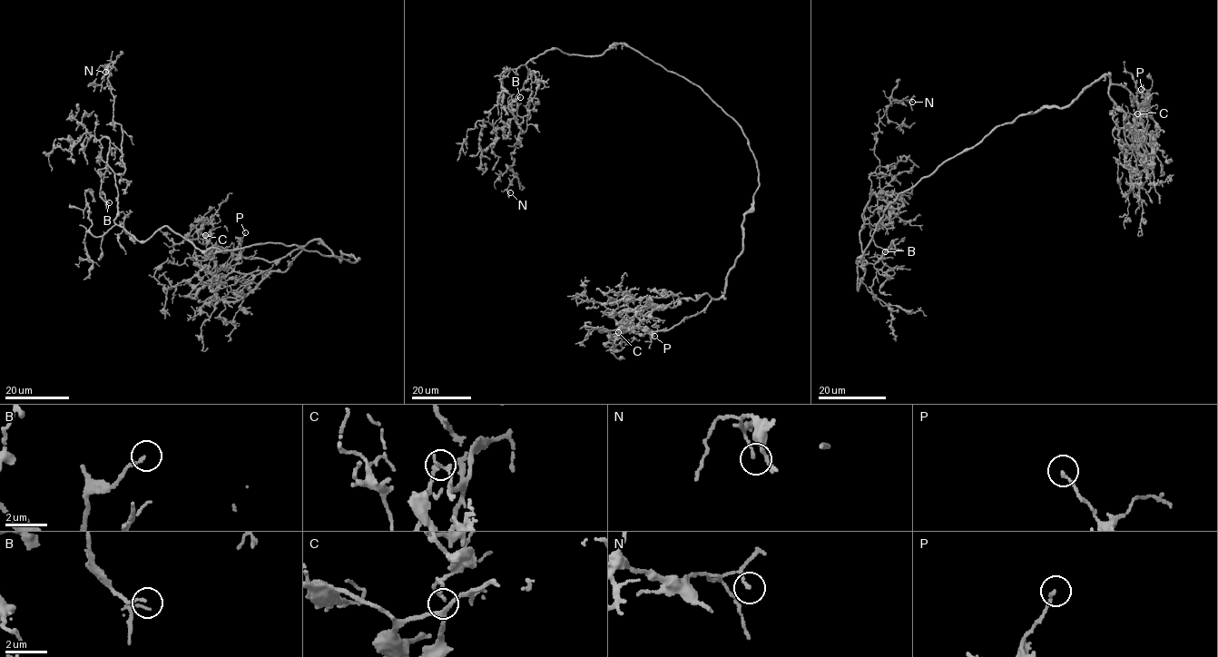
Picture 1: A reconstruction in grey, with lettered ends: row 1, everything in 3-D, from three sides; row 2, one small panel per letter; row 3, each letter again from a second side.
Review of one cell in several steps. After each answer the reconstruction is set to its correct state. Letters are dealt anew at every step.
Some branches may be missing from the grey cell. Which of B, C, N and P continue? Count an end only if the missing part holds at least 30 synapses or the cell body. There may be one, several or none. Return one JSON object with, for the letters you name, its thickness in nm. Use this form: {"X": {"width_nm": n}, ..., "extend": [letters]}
{"extend": []}

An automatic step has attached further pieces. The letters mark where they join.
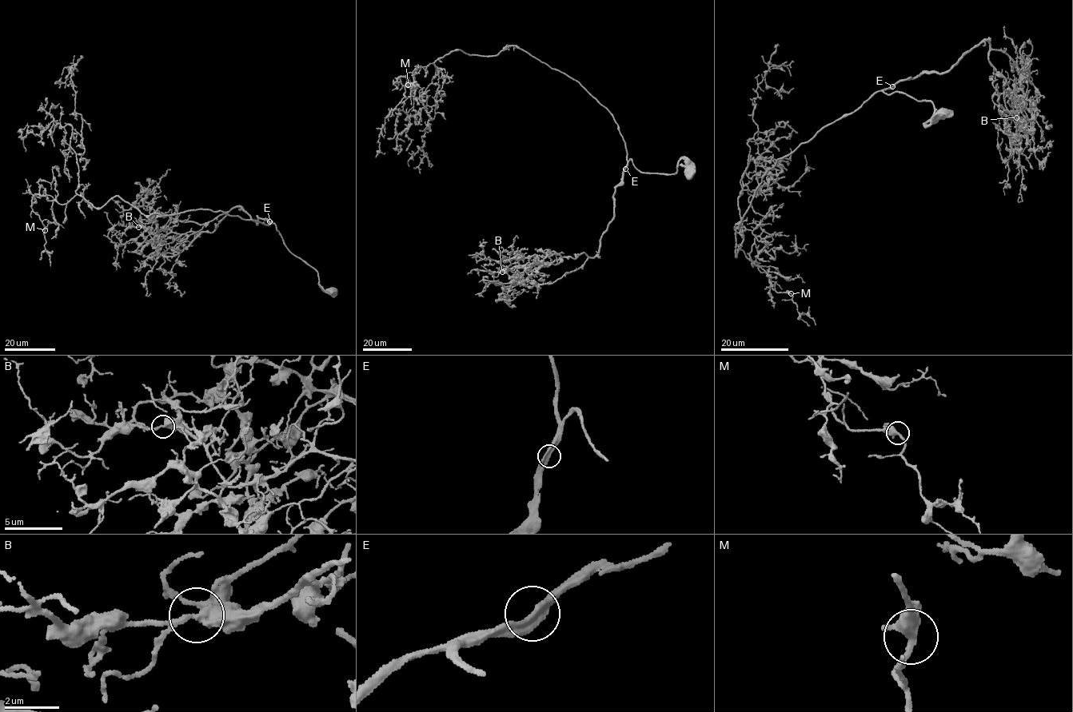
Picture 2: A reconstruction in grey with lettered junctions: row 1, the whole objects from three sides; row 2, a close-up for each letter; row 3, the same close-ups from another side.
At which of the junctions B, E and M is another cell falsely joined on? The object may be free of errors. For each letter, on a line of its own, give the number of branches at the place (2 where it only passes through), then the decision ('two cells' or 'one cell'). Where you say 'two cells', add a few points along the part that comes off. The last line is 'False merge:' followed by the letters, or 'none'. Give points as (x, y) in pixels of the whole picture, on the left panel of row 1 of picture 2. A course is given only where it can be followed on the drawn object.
B: 2 branches meet; one cell
E: 2 branches meet; one cell
M: 2 branches meet; one cell
False merge: none

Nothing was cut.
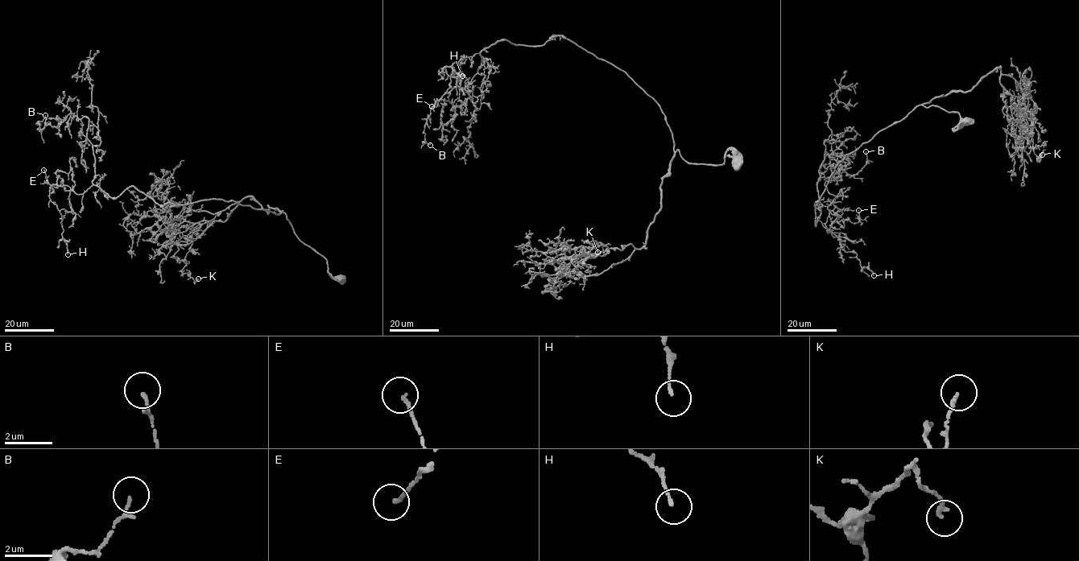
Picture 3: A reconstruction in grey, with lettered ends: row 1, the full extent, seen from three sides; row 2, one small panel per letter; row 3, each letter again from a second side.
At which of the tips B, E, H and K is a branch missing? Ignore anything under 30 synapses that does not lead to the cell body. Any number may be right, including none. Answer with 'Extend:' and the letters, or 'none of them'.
Extend: none of them

